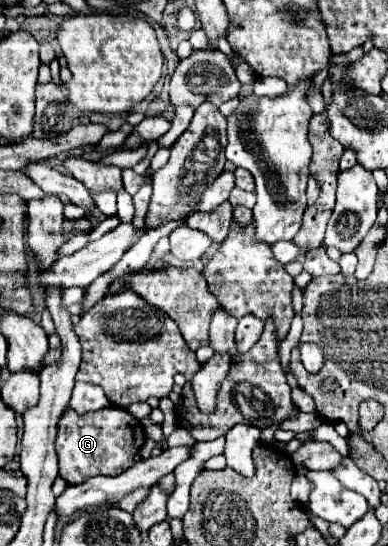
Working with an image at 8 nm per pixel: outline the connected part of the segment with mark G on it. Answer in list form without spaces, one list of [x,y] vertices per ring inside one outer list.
[[[106,407],[102,411],[78,415],[74,409],[66,409],[58,423],[56,451],[60,459],[60,477],[78,485],[94,475],[120,475],[134,465],[138,449],[144,445],[144,429],[136,417],[118,407]]]

